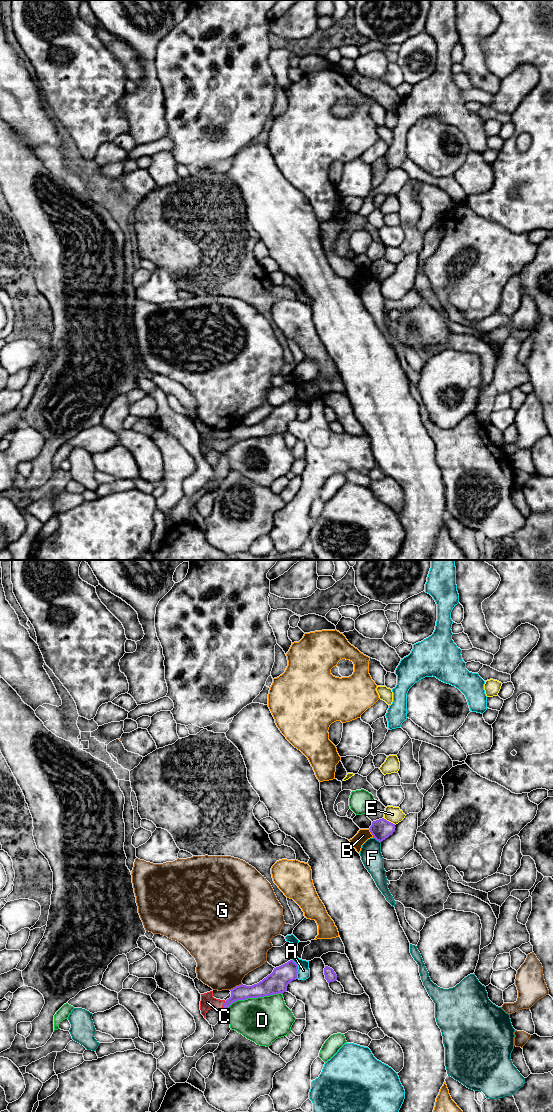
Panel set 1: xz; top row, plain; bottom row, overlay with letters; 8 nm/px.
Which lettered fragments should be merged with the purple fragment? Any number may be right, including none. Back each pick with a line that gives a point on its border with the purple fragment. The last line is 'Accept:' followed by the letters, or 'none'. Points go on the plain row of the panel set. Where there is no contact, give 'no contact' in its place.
C: contact xz (223, 445)
Accept: C

